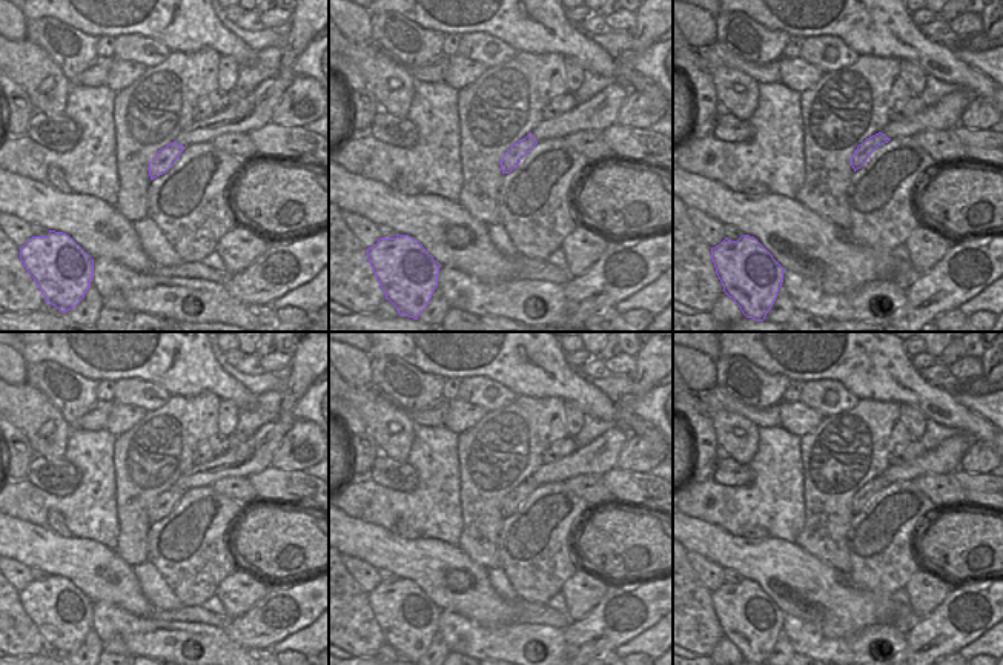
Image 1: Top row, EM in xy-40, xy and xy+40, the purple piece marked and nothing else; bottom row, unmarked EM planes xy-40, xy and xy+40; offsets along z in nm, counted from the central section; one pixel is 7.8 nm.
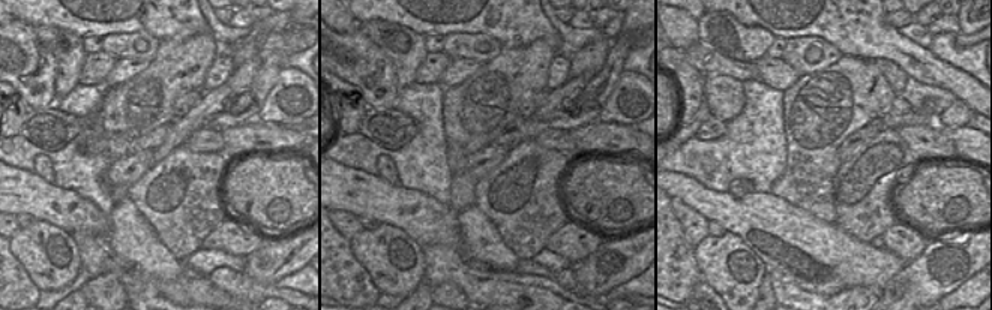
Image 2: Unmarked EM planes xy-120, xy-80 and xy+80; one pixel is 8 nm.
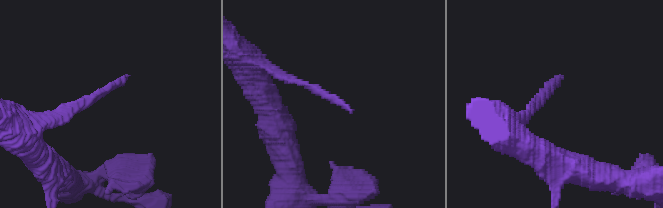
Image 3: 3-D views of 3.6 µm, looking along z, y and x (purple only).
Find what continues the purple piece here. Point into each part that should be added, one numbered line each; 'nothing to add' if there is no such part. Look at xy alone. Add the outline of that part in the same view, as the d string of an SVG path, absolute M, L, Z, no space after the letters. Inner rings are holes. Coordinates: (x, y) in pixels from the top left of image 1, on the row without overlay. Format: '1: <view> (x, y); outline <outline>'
nothing to add

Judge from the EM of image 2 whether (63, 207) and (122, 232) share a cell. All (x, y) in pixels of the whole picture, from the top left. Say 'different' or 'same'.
different

